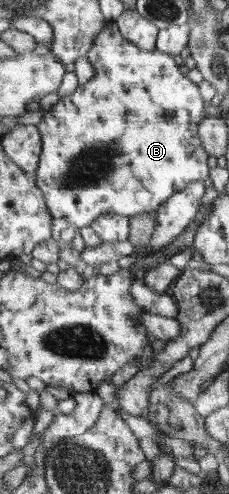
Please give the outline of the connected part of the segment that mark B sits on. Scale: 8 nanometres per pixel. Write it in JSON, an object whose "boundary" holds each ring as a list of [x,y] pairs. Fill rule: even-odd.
{"boundary":[[[107,21],[107,25],[103,27],[103,33],[99,33],[99,36],[95,39],[95,45],[89,51],[88,56],[91,64],[95,66],[95,77],[88,84],[77,87],[73,94],[61,97],[42,116],[42,120],[37,125],[39,133],[42,134],[43,149],[35,182],[46,196],[50,214],[54,218],[65,219],[65,221],[78,229],[92,227],[99,218],[106,215],[120,215],[131,219],[135,216],[150,214],[149,212],[161,207],[171,196],[185,190],[189,184],[210,178],[210,168],[209,164],[207,164],[209,156],[199,137],[200,125],[206,120],[205,102],[203,102],[203,96],[199,92],[198,84],[191,82],[185,72],[181,72],[175,58],[157,48],[155,50],[139,48],[139,46],[123,36],[117,21]]]}

